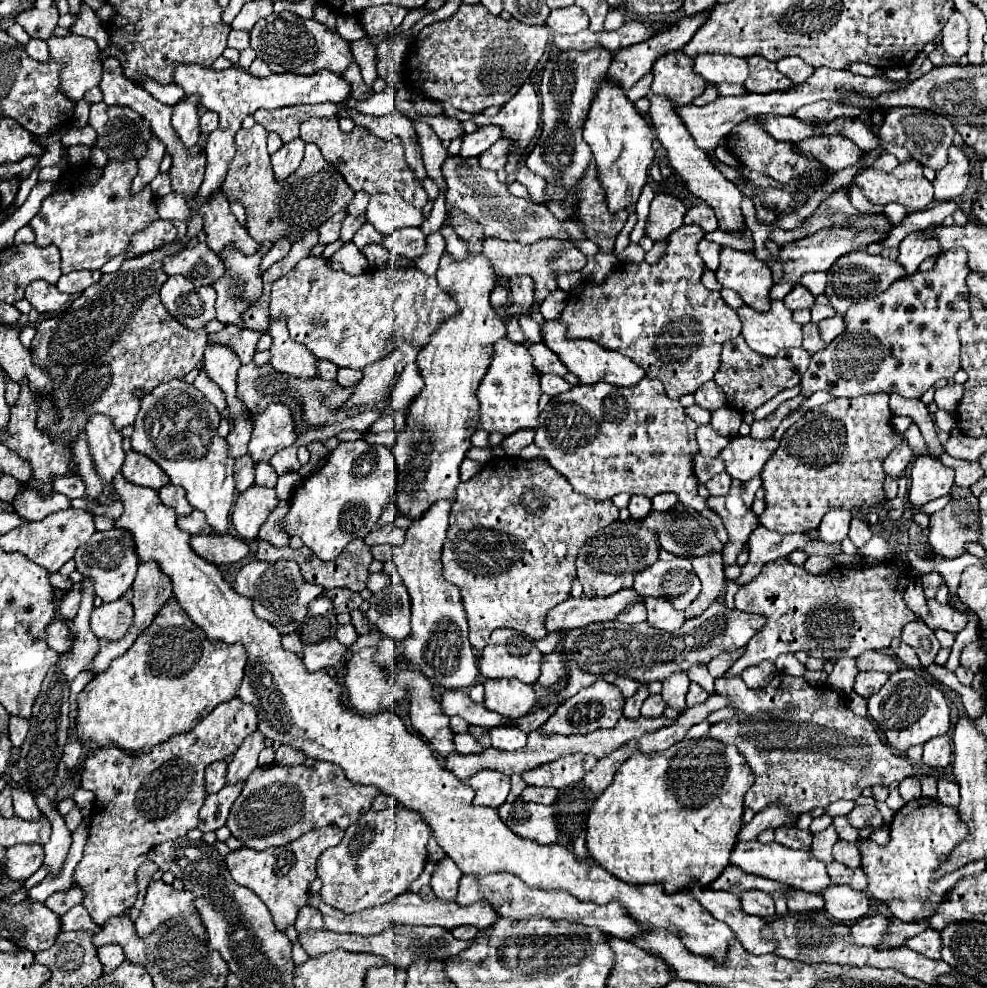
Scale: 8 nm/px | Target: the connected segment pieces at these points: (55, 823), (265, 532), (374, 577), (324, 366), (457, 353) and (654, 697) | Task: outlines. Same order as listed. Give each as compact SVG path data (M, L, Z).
M32 792L34 800L40 808L40 812L50 818L50 826L52 826L52 836L50 840L44 844L44 864L50 866L50 874L58 874L62 868L62 862L70 850L72 844L72 834L66 828L64 818L58 814L58 810L54 808L54 804L50 804L50 800L46 800L46 796L42 796L40 792Z
M282 500L282 502L276 506L276 510L270 514L268 522L260 528L260 534L258 534L260 540L266 540L266 542L270 542L270 544L276 546L276 548L286 548L286 546L290 544L288 534L280 530L280 520L286 516L284 512L288 512L288 502Z
M378 572L378 574L370 574L368 578L368 590L378 592L388 584L388 574L386 572Z
M318 360L318 368L320 368L320 378L326 378L326 380L334 380L336 382L338 366L330 364L328 360Z
M450 210L448 224L454 228L458 238L468 242L470 256L454 260L444 250L436 280L438 286L460 306L460 314L446 320L430 338L430 344L420 350L416 364L422 372L424 388L410 402L406 410L406 426L392 448L398 466L396 500L400 512L410 520L418 520L440 498L454 498L460 484L460 464L472 446L470 436L476 432L478 424L476 390L490 366L490 356L494 354L492 344L506 336L504 320L488 302L498 276L490 268L490 262L482 256L482 240L486 238L484 228L476 220L462 216L458 210Z
M650 694L648 700L642 704L642 716L658 718L658 716L662 716L664 708L666 708L666 704L664 704L662 696L660 694Z

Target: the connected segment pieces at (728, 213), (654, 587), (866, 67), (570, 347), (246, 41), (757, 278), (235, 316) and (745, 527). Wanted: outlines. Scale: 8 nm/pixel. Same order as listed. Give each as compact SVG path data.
M648 92L646 98L650 100L648 116L650 116L652 126L656 128L656 138L664 146L666 156L670 160L670 166L682 178L684 188L690 194L694 194L696 198L700 198L702 202L706 202L708 206L714 208L720 230L724 230L724 232L744 232L746 224L744 224L744 216L740 212L740 202L742 202L740 190L712 166L708 152L702 152L702 148L694 146L694 138L690 138L690 132L686 132L682 120L678 120L678 116L674 116L674 104L670 104L670 100L666 100L666 96L656 94L656 92Z
M674 558L672 562L658 560L650 568L634 576L632 586L640 596L662 596L668 598L674 608L684 610L698 596L698 576L694 574L690 560Z
M850 64L848 70L854 74L862 74L862 76L884 76L882 68L874 68L870 64Z
M544 320L542 324L542 342L552 350L556 352L556 356L560 356L562 364L568 368L568 372L572 372L580 384L594 384L594 382L600 382L600 380L606 380L608 384L614 384L614 386L632 386L632 384L638 384L642 378L644 378L644 370L640 366L636 366L630 358L614 352L614 350L608 350L608 348L602 348L590 340L572 340L568 338L568 332L566 332L566 324L558 322L558 320Z
M232 30L228 36L228 46L236 48L236 50L244 50L250 46L250 32L242 32L242 30Z
M722 248L716 278L724 288L738 292L756 312L770 310L770 290L774 286L772 272L754 254Z
M228 244L224 248L224 252L220 254L220 260L224 262L226 266L226 272L224 276L220 276L212 288L216 290L218 294L218 300L216 300L216 312L218 312L218 320L222 324L234 324L238 326L240 330L244 330L246 326L242 324L242 312L246 312L246 308L250 308L258 296L262 294L262 272L260 272L260 262L262 258L266 256L266 252L272 248L272 244L260 244L258 252L254 252L252 256L246 256L244 252L240 252L238 248L234 248L234 244Z
M760 476L748 480L748 482L740 482L740 480L732 480L730 492L726 496L720 498L708 498L706 504L724 520L726 530L730 534L728 544L724 546L724 562L736 562L736 556L742 552L744 544L750 538L750 532L754 528L758 528L758 520L752 512L752 502L754 502L754 494L760 488Z

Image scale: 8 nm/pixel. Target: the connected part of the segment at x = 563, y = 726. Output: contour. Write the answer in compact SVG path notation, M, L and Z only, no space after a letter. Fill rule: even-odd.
M596 680L592 686L582 688L578 694L574 694L570 700L566 700L558 710L550 716L546 724L540 726L542 734L588 734L598 728L614 728L614 724L622 716L622 704L626 698L622 692L618 692L616 684L610 684L606 680Z

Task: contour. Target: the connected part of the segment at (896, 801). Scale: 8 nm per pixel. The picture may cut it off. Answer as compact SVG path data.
M893 782L889 785L889 796L885 802L894 812L897 812L904 806L904 804L906 804L906 802L900 796L898 782Z

